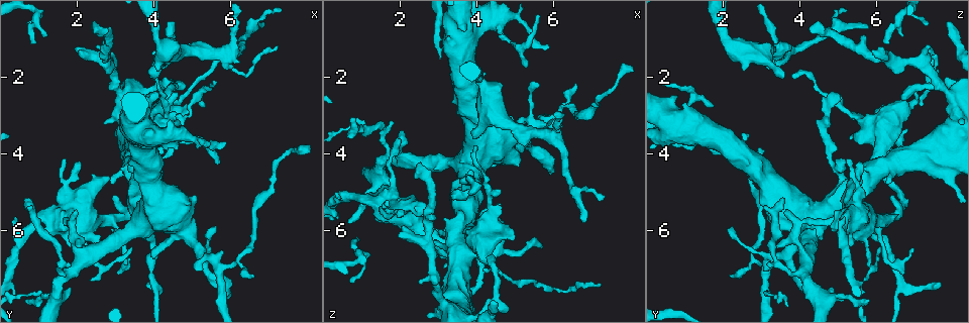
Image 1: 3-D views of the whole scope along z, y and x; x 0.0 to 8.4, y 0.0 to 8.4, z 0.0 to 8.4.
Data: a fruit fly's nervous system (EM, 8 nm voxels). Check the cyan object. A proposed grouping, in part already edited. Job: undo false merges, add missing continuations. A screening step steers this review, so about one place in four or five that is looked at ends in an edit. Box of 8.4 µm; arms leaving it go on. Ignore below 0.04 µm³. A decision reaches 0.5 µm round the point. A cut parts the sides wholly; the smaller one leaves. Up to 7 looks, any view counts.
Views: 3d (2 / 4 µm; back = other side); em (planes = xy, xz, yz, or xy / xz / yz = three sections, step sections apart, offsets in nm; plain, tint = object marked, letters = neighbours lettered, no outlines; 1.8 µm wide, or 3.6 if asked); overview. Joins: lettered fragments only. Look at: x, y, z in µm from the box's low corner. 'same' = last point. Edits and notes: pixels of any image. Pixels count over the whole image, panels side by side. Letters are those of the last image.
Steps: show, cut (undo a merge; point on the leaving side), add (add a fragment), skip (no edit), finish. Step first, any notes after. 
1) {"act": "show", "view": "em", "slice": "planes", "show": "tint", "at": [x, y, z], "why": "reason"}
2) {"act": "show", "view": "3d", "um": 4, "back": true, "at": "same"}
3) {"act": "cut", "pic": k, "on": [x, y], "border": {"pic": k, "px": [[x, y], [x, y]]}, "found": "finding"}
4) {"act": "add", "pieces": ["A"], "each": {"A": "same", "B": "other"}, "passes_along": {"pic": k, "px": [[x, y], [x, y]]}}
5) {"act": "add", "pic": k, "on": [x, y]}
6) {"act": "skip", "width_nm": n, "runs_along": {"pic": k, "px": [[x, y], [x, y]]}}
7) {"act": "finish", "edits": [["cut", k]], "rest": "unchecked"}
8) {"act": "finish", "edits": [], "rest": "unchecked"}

{"act": "show", "view": "3d", "um": 2, "at": [5.60, 5.95, 2.20], "why": "branch stops here"}

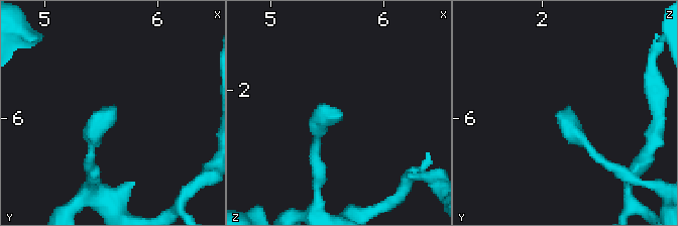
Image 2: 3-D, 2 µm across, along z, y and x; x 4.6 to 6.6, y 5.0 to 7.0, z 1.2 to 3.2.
{"act": "show", "view": "em", "slice": "planes", "show": "plain", "at": [5.64, 5.98, 2.22], "why": "need the tissue"}

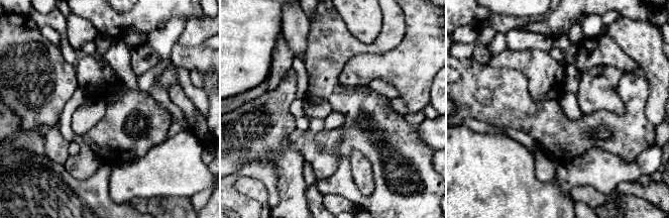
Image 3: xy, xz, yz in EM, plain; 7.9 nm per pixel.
{"act": "show", "view": "em", "slice": "planes", "show": "letters", "at": "same"}

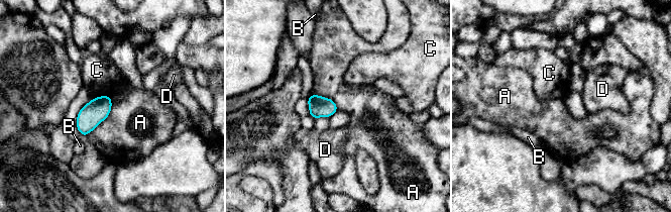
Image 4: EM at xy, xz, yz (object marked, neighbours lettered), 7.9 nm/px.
{"act": "skip", "longest_contact_nm": ["A", 340], "each": {"A": "other", "B": "other", "C": "other", "D": "other"}, "border": {"pic": 4, "px": [[112, 103], [109, 114], [85, 136]]}, "found": "none of them fits"}

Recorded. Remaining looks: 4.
{"act": "show", "view": "3d", "um": 4, "at": [4.25, 3.50, 0.55], "why": "sharp bend"}

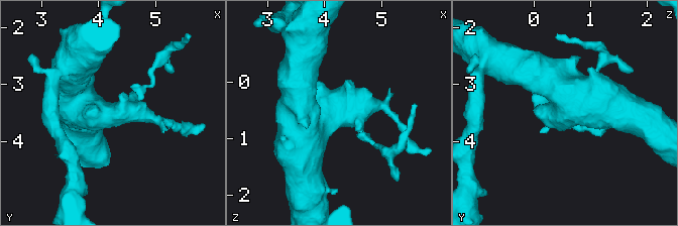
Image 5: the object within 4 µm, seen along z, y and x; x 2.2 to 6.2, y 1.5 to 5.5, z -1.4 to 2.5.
{"act": "show", "view": "em", "um": 3.6, "slice": "xz", "step": 16, "show": "tint", "at": [4.20, 3.45, 0.55]}

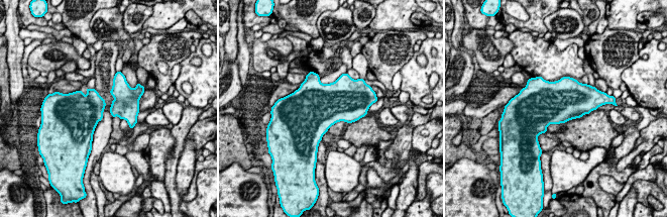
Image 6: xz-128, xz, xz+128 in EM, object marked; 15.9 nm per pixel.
{"act": "show", "view": "em", "um": 3.6, "slice": "planes", "show": "letters", "at": "same"}

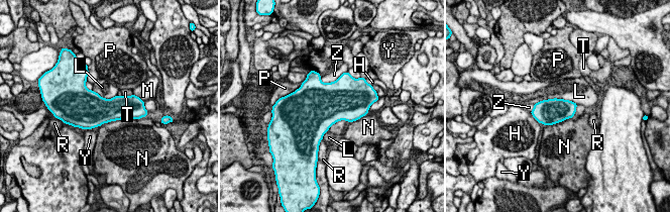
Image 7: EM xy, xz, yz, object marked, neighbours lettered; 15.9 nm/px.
{"act": "skip", "width_nm": 400, "each": {"H": "other", "L": "other", "M": "other", "N": "other", "P": "other", "R": "other", "T": "other", "Y": "other", "Z": "other"}, "border": {"pic": 7, "px": [[577, 104], [548, 98], [534, 105]]}, "found": "one cell here"}

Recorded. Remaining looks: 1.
{"act": "show", "view": "em", "slice": "planes", "show": "letters", "at": [6.75, 0.70, 5.75], "why": "thin end"}

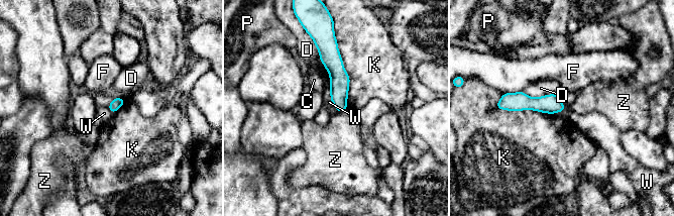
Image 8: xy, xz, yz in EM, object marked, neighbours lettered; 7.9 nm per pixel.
{"act": "skip", "longest_contact_nm": ["K", 600], "each": {"C": "other", "D": "other", "F": "other", "K": "other", "P": "other", "W": "other", "Z": "other"}, "border": {"pic": 8, "px": [[329, 80], [330, 100], [332, 103]]}, "found": "no lettered fragment goes on from it"}

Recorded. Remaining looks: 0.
{"act": "finish", "edits": [], "rest": "unchecked"}

